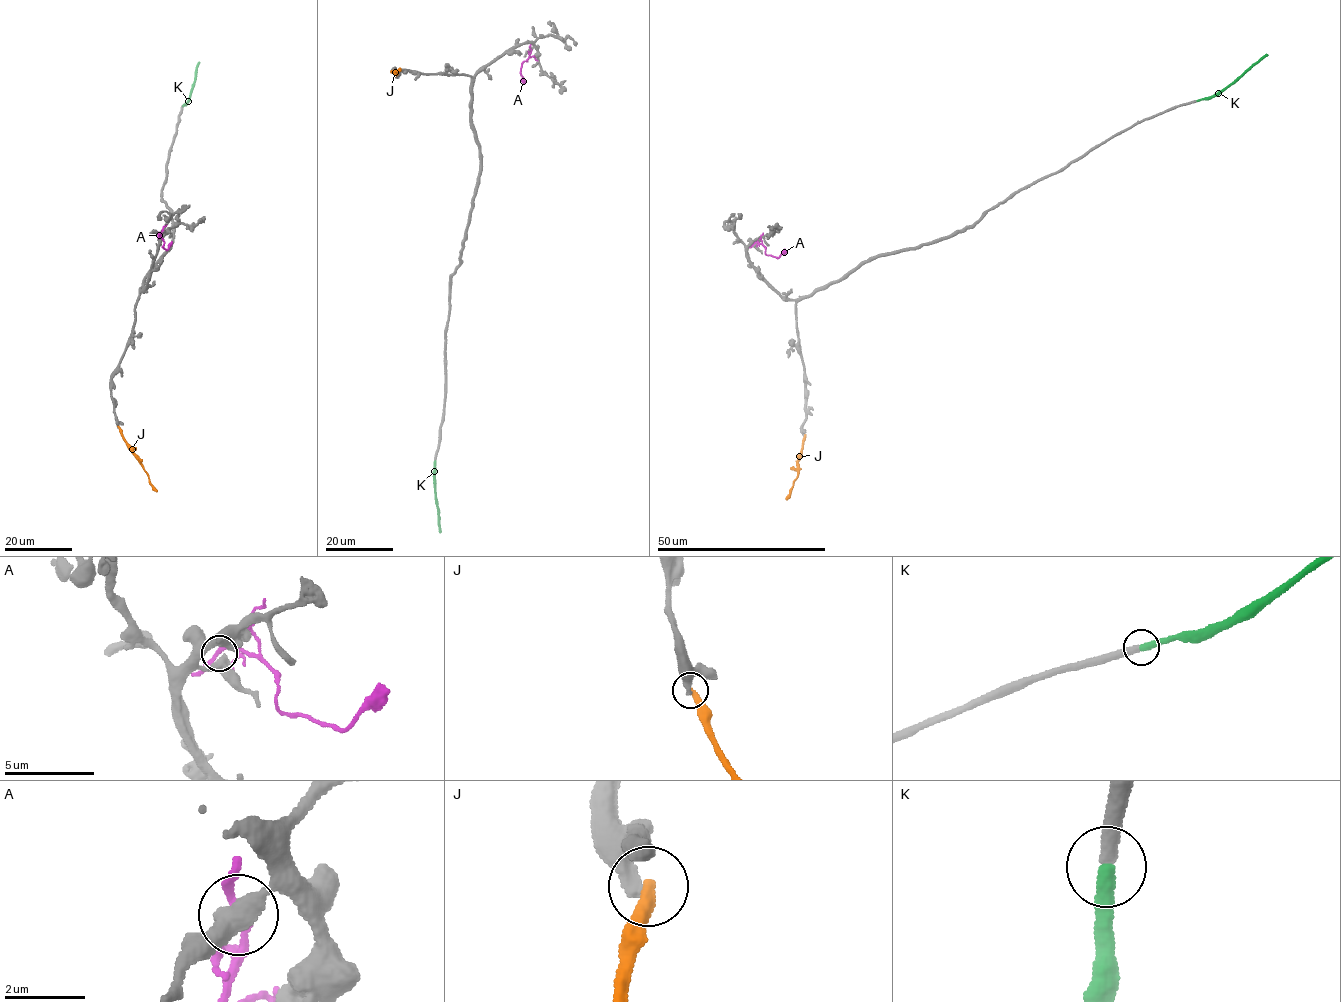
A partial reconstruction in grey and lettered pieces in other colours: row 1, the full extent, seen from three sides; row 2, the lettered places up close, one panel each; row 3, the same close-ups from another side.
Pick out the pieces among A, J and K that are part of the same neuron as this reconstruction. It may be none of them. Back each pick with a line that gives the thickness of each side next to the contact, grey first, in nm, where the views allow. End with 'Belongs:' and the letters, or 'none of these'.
K: 360/360 nm
Belongs: K

